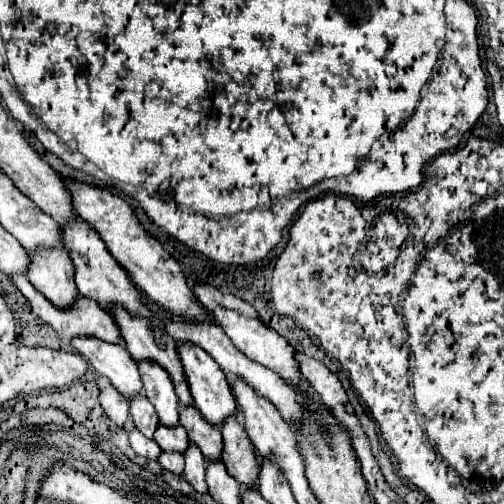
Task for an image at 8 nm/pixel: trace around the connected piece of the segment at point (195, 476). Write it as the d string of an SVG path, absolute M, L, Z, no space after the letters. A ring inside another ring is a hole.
M189 442L185 456L185 470L183 476L187 478L187 482L197 490L197 492L207 492L207 484L205 484L205 458L199 452L199 448L195 448L195 444Z

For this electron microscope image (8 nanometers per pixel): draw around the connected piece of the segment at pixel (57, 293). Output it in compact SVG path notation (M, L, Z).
M39 248L39 252L27 252L27 256L27 278L31 284L35 284L35 288L55 306L67 308L67 304L79 296L67 252L51 252L51 248Z

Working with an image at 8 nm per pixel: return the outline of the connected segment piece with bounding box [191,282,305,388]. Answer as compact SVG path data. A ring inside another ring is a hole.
M195 282L191 286L191 290L195 292L195 298L203 304L203 308L207 308L207 312L211 312L211 316L215 316L215 322L225 330L225 334L231 338L231 342L249 358L249 360L255 360L267 368L271 368L273 372L277 372L283 380L287 380L287 384L293 384L295 388L299 386L299 382L305 382L299 368L297 368L297 362L293 358L293 352L295 348L283 338L279 336L273 328L269 328L261 318L259 314L255 312L255 308L243 300L239 300L237 296L233 294L223 294L219 292L215 286L209 286L209 284L201 284L201 282Z

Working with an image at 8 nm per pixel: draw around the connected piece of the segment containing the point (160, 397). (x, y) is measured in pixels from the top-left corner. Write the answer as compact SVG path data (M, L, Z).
M139 360L137 364L145 396L155 406L159 420L165 426L179 424L179 398L175 396L175 388L169 374L153 360Z

